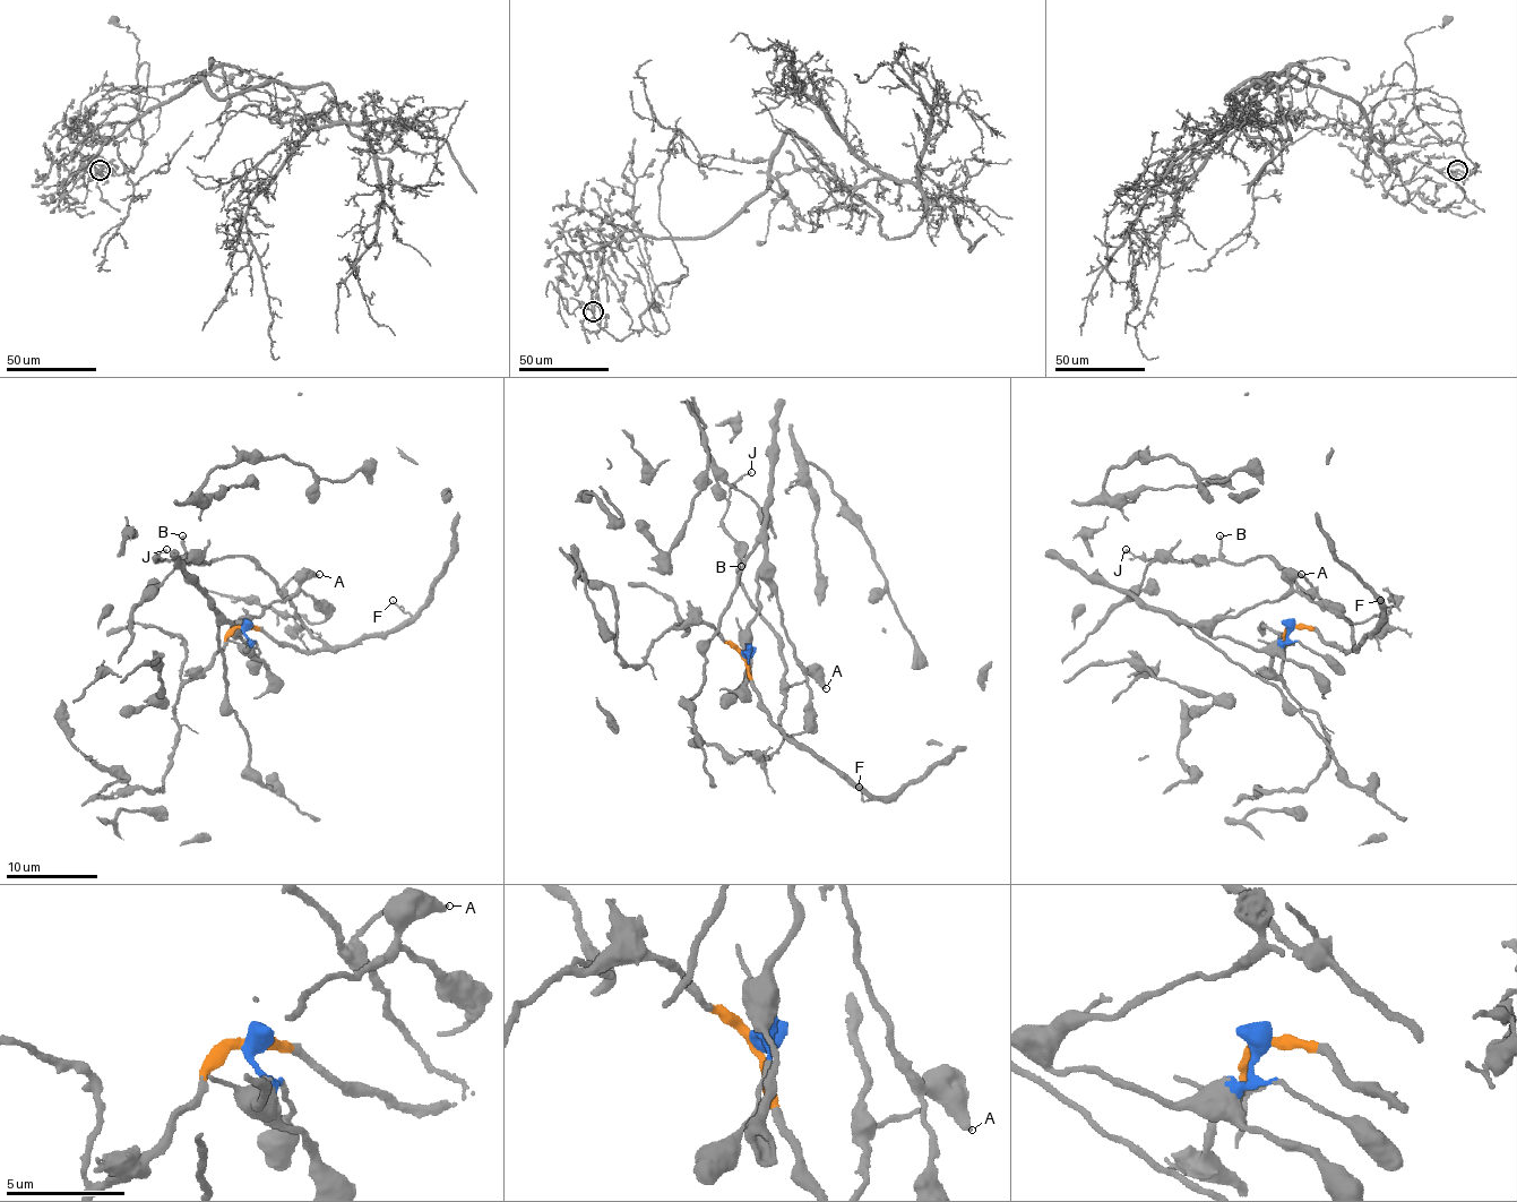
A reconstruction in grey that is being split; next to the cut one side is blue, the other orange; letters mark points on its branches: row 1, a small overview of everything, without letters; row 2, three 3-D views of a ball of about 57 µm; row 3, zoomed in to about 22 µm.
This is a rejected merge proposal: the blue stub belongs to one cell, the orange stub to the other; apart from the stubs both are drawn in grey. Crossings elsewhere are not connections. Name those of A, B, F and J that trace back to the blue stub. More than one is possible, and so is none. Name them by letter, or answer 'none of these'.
A

